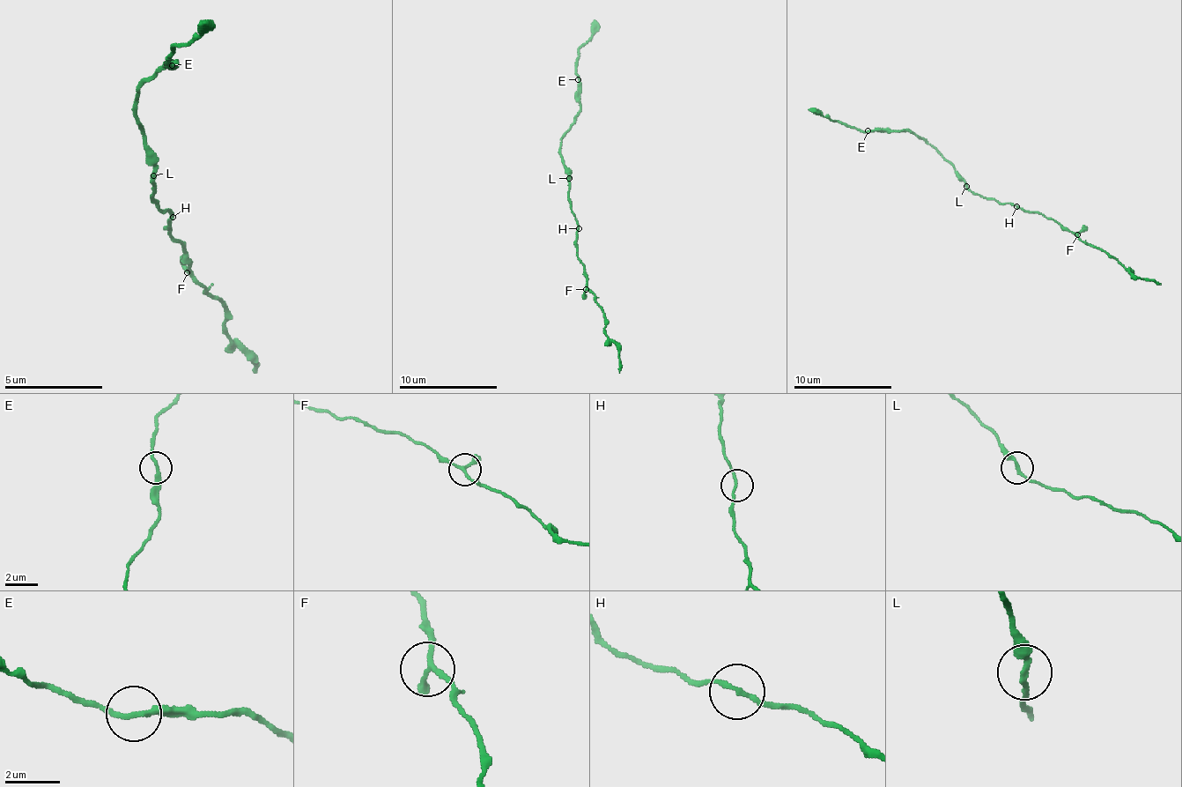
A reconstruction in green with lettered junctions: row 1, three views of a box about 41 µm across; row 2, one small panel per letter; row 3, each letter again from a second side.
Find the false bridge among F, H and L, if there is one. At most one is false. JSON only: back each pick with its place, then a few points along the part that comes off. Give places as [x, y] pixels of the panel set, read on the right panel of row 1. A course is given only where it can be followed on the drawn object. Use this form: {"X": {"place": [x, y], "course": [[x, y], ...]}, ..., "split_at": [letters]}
{"split_at": []}

